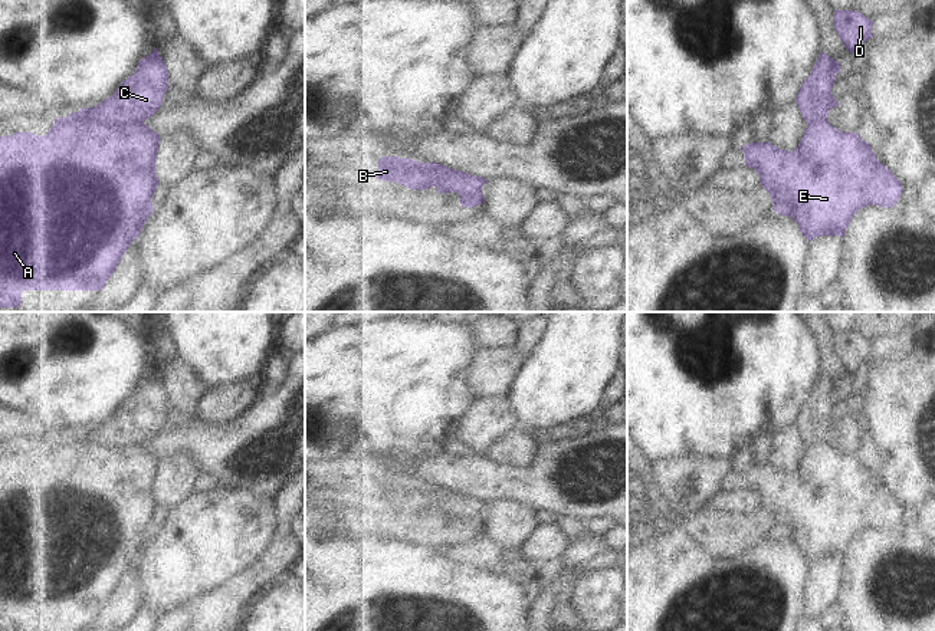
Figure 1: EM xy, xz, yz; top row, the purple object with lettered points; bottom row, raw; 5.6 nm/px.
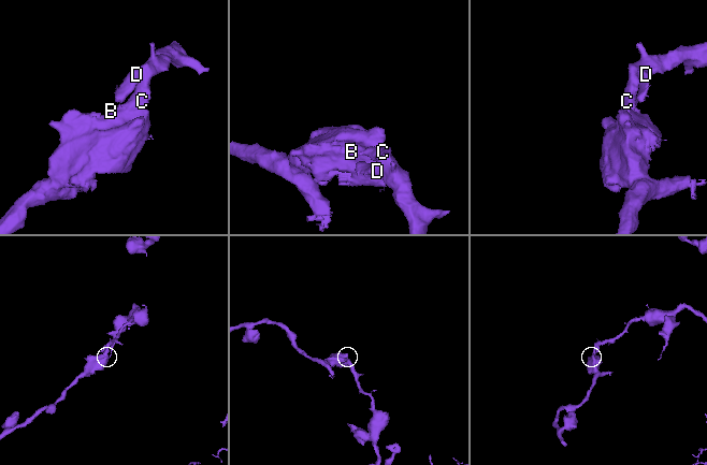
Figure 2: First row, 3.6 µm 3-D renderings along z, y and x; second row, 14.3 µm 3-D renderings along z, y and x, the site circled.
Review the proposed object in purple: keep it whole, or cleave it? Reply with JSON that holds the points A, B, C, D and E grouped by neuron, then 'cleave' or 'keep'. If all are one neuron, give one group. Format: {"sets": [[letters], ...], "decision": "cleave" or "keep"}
{"sets": [["A", "B", "E"], ["C", "D"]], "decision": "cleave"}

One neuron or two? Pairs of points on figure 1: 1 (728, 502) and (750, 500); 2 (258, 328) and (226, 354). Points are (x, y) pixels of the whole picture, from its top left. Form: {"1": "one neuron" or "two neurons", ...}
{"1": "one neuron", "2": "one neuron"}

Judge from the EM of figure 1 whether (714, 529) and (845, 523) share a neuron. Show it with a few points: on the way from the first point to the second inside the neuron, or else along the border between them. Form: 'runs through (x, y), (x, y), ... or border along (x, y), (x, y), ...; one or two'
border along (761, 506), (768, 515), (774, 532); two

